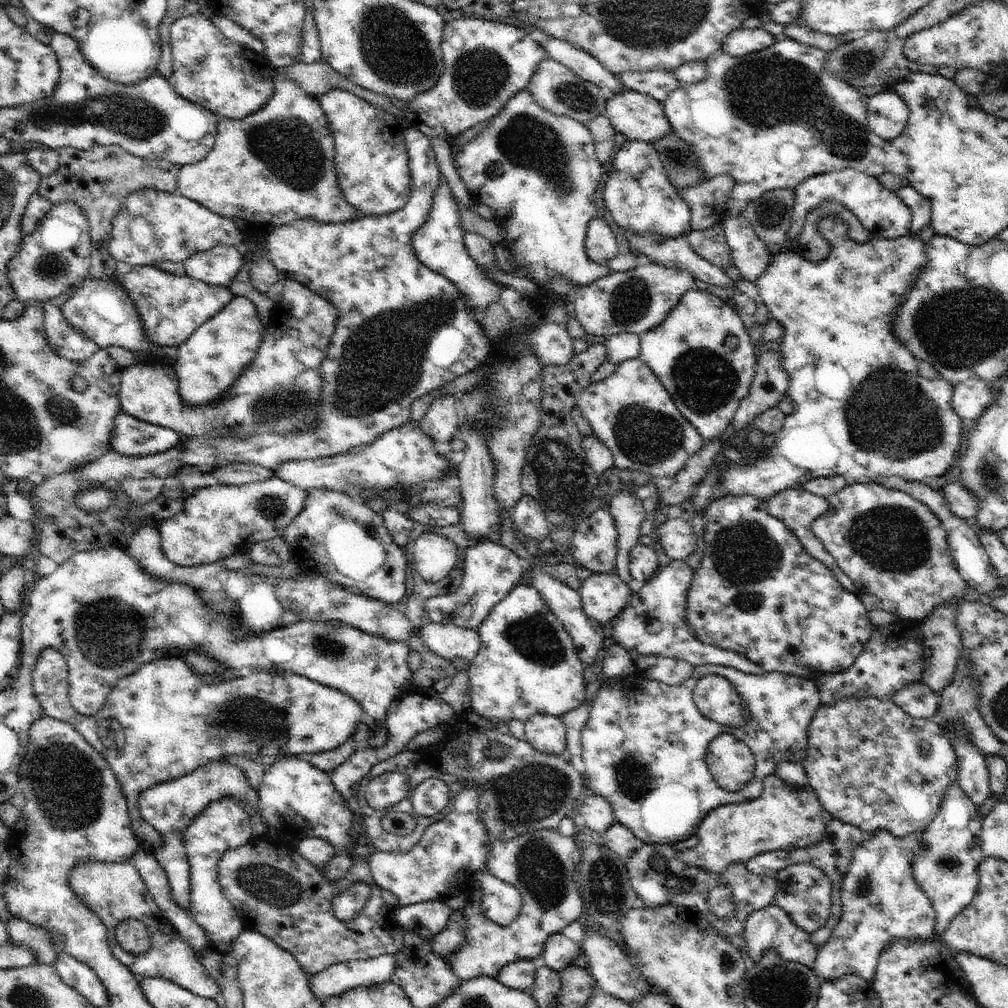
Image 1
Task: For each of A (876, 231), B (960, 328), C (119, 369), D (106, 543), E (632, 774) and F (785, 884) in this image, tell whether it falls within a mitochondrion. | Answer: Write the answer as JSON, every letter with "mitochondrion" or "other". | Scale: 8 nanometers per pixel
{"A":"other","B":"mitochondrion","C":"other","D":"other","E":"mitochondrion","F":"other"}

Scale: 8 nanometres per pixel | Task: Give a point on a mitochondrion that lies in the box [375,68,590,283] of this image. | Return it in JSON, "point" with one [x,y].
{"point":[527,142]}

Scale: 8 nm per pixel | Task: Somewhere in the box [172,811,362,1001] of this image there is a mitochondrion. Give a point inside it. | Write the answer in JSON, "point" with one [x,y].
{"point":[268,882]}

